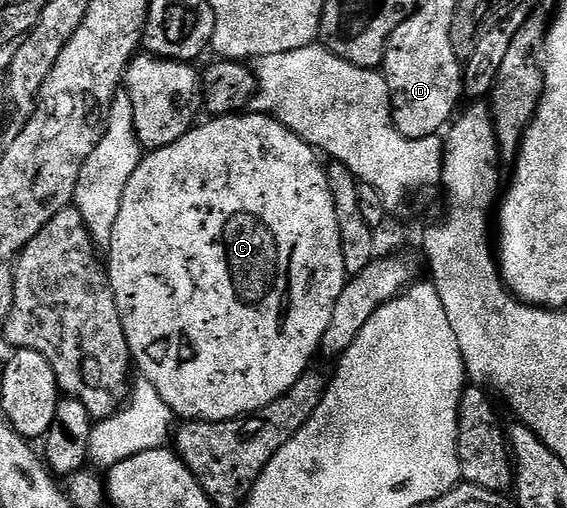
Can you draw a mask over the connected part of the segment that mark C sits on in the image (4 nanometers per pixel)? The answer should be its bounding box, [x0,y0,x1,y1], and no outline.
[104,111,344,421]

